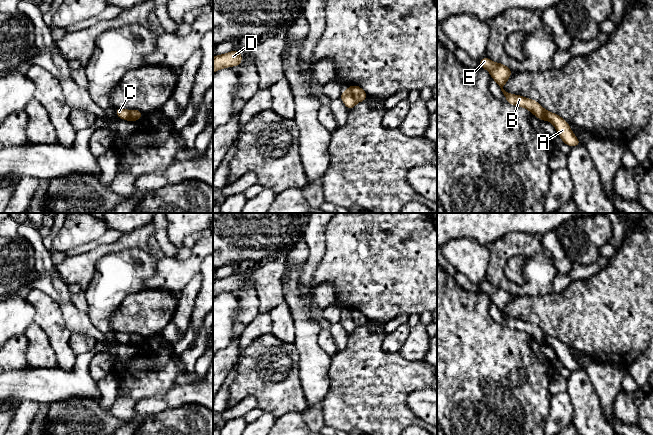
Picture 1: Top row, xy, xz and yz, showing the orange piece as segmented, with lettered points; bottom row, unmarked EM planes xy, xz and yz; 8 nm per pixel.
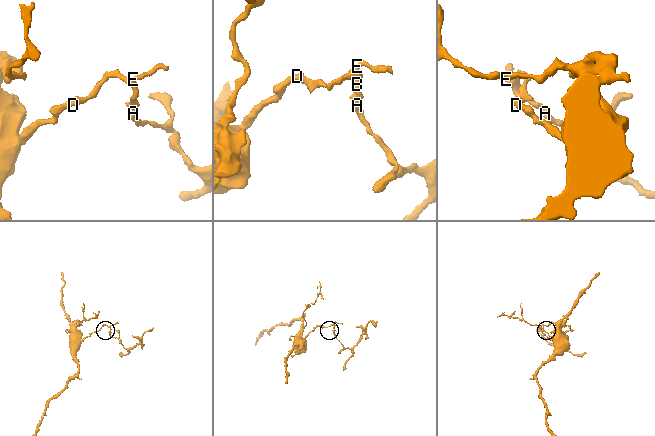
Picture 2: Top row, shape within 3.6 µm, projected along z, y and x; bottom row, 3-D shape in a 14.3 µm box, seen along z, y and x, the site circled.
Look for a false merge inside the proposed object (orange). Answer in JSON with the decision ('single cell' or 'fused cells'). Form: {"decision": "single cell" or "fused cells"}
{"decision": "fused cells"}

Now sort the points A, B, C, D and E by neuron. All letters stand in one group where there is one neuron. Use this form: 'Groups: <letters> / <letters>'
Groups: A C / B D E

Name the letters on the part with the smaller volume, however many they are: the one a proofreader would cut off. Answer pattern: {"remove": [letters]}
{"remove": ["A", "C"]}

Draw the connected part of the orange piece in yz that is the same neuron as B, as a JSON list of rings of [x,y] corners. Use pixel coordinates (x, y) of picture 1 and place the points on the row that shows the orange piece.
[[[487,57],[480,59],[478,62],[482,68],[489,71],[492,79],[497,82],[506,97],[507,103],[524,107],[533,113],[538,119],[545,120],[547,111],[537,101],[520,95],[508,93],[503,89],[504,84],[508,81],[512,74],[512,70],[508,66],[505,66],[502,63],[495,63]]]

